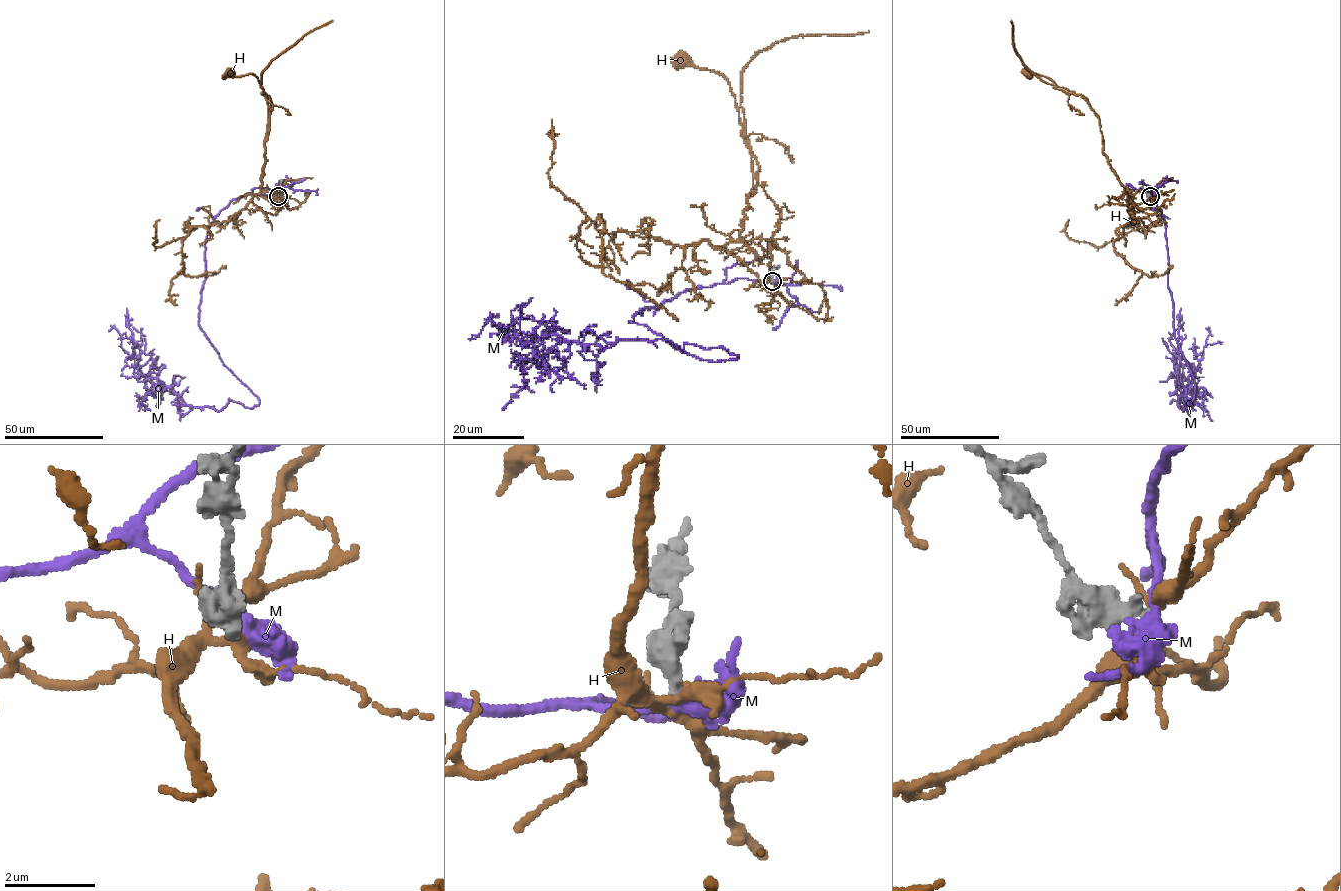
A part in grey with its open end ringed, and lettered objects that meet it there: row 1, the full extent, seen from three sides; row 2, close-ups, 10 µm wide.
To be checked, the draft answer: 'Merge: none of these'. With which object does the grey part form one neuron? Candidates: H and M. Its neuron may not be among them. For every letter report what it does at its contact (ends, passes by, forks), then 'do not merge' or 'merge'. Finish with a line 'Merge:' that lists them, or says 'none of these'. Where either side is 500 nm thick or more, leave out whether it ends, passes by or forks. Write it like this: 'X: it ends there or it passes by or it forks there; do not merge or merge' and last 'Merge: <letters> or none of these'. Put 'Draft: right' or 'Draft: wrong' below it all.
H: it forks there; do not merge
M: it passes by; do not merge
Merge: none of these
Draft: right

